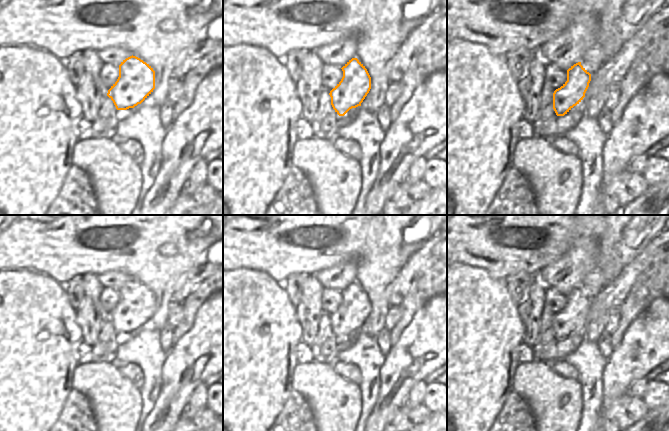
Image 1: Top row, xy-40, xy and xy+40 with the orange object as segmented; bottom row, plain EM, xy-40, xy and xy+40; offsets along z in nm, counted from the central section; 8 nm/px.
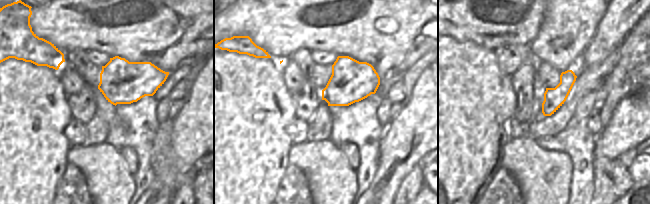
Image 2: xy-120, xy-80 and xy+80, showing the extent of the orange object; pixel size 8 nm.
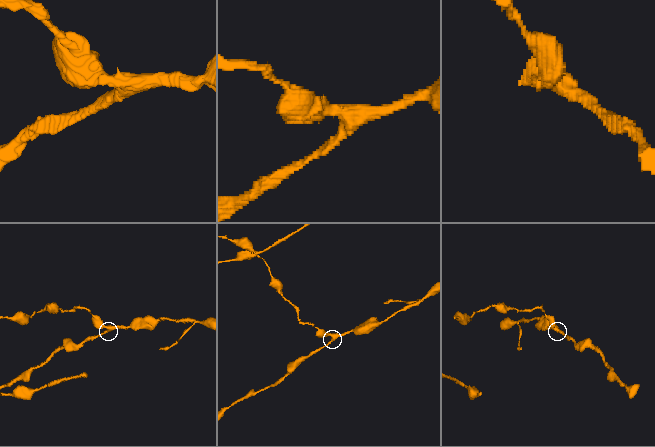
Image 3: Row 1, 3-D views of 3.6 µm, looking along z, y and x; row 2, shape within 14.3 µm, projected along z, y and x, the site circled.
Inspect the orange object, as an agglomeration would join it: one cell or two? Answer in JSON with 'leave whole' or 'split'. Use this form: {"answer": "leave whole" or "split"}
{"answer": "leave whole"}

